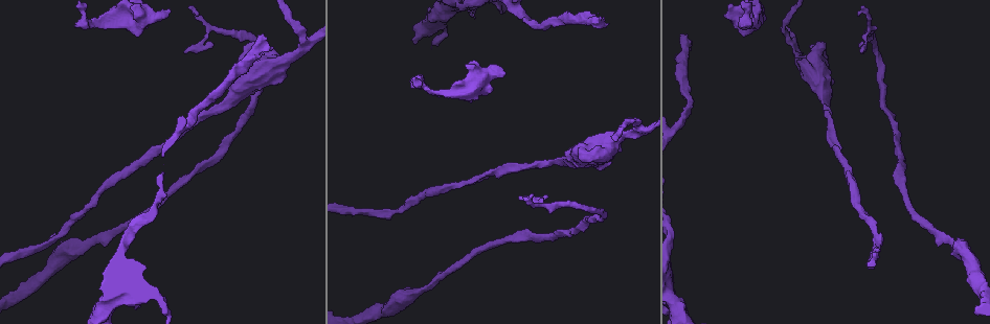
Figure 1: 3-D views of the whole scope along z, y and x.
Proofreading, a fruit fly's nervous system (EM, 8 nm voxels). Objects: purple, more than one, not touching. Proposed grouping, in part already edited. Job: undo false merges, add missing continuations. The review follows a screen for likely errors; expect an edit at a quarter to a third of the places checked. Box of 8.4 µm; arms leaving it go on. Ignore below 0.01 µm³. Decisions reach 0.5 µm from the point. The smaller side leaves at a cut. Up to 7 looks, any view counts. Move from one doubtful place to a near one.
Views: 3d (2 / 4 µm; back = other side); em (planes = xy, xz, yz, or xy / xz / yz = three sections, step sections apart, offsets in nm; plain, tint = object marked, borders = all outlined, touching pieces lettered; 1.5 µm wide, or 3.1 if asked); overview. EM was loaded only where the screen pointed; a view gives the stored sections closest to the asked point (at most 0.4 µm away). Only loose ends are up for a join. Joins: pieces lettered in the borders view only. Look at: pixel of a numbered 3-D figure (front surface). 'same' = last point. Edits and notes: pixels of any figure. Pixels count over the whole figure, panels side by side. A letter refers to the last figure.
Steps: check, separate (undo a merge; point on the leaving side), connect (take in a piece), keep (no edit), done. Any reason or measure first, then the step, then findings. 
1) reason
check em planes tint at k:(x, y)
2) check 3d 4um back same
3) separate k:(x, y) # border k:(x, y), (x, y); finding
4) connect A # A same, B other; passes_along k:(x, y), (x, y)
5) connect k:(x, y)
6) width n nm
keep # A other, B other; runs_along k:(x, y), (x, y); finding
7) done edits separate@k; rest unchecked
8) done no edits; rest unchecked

branch stops here
check em xz step 4 borders at 1:(598, 19)

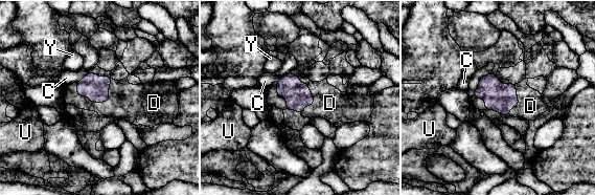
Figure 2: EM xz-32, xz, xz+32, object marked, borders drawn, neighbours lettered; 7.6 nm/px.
connect D # C other, D same, U other, Y other; passes_along 2:(91, 85), (100, 103), (133, 103); it goes on there

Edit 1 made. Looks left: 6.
sharp bend
check em xy step 8 tint at 1:(795, 48)

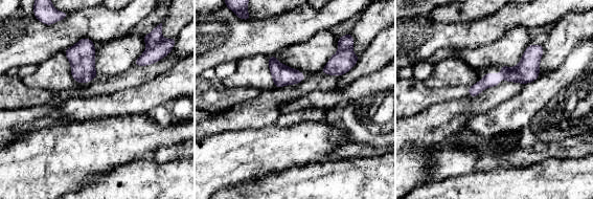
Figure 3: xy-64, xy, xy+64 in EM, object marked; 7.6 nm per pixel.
check em xy step 8 borders same

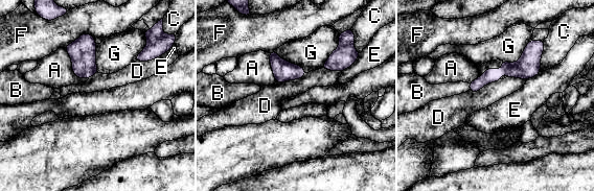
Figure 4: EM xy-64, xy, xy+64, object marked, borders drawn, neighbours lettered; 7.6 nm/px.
keep # A other, B other, C other, D other, E other, F other, G other; all the same neuron

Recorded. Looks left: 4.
thin neck
check 3d 4um at 1:(208, 37)

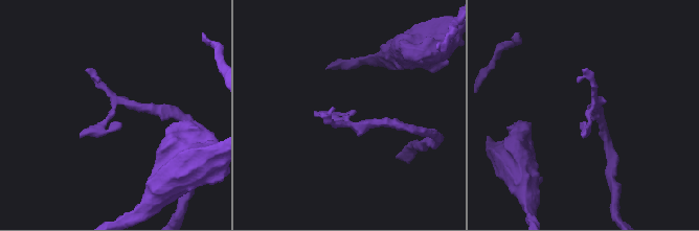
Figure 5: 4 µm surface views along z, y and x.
check em planes tint at 5:(111, 113)

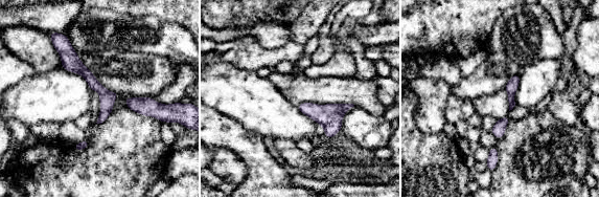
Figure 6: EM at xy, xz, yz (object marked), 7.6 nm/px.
check em planes borders same

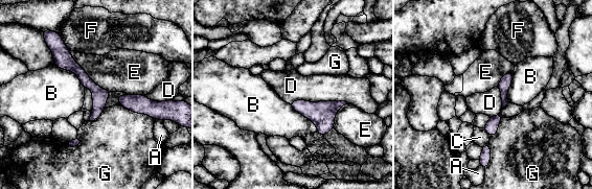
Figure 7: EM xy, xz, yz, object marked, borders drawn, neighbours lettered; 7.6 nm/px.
width 100 nm
keep # A other, B other, C other, D other, E other, F other, G other; border 7:(120, 104), (155, 119); one neuron here

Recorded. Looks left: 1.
done edits connect@2; rest unchecked

